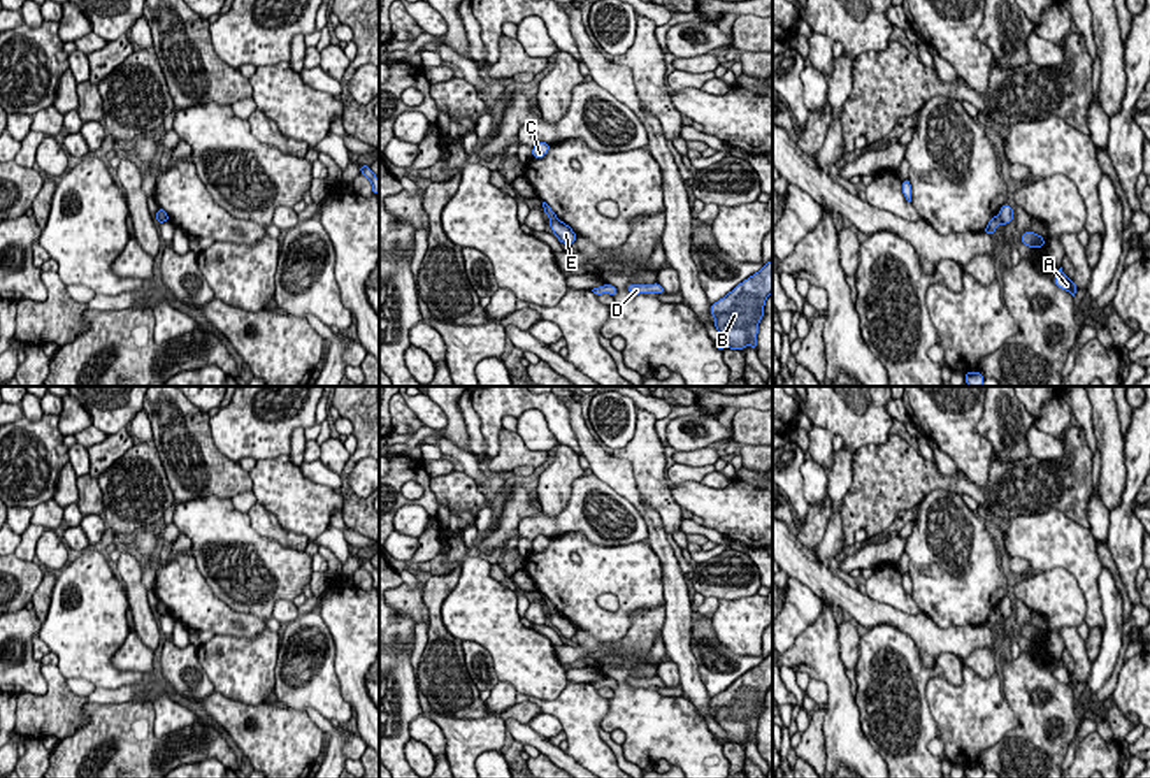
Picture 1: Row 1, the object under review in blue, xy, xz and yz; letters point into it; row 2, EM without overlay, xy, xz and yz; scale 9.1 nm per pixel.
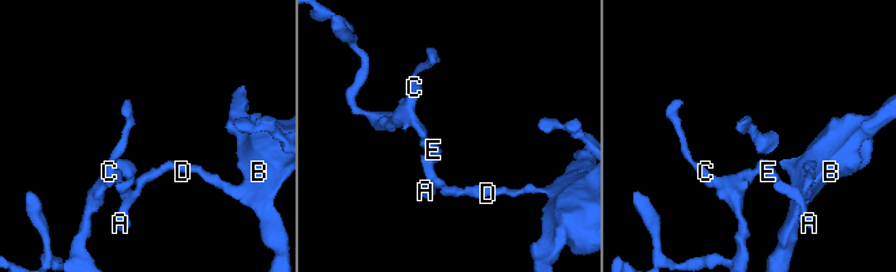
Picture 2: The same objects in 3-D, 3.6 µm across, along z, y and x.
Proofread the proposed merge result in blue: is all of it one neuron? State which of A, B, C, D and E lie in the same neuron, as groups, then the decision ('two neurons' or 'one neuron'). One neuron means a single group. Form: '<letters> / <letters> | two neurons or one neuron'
A B D E / C | two neurons

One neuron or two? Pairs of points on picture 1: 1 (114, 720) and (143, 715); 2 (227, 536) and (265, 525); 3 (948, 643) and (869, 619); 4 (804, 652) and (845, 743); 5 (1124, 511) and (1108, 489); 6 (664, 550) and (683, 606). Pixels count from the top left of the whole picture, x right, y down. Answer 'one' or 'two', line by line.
1: one
2: two
3: one
4: one
5: two
6: one

